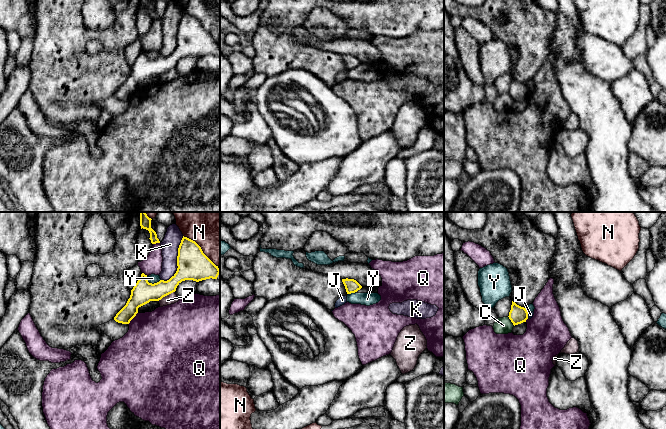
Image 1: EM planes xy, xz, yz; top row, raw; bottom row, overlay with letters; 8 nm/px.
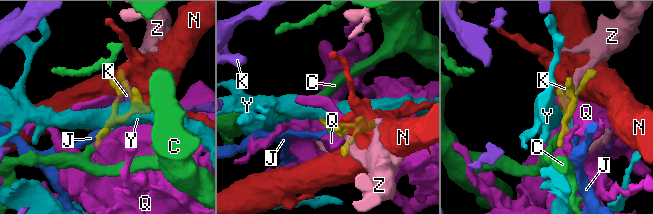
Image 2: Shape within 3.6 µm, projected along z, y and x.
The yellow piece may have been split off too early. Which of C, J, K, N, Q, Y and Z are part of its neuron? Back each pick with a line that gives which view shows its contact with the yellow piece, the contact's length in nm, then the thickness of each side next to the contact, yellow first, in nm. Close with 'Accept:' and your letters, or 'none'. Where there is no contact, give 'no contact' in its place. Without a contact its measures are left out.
Accept: none

